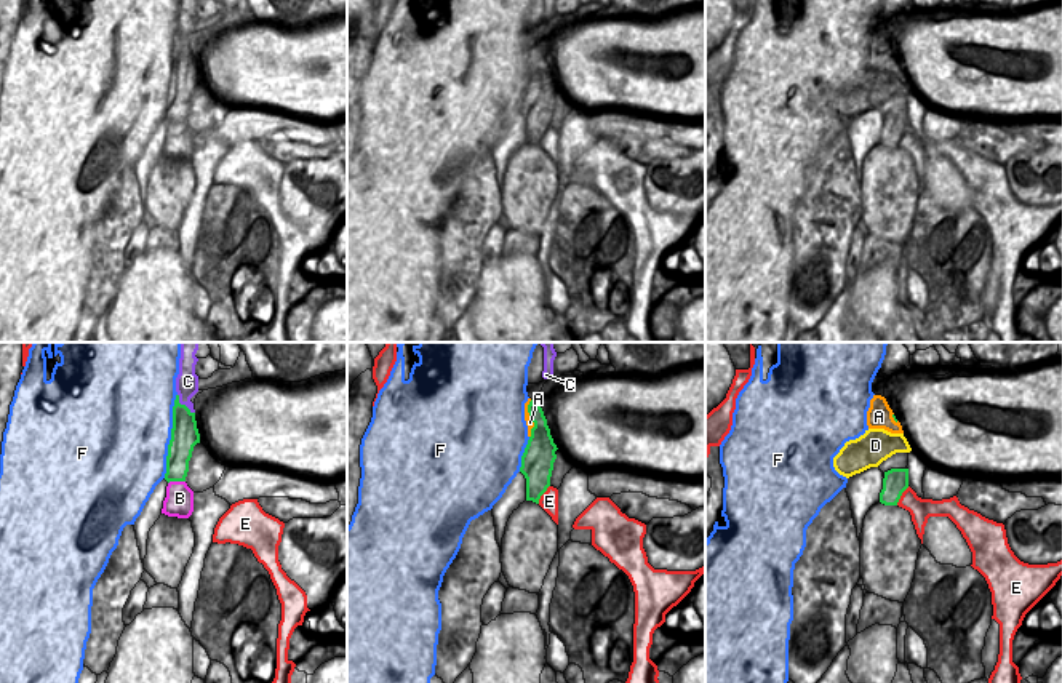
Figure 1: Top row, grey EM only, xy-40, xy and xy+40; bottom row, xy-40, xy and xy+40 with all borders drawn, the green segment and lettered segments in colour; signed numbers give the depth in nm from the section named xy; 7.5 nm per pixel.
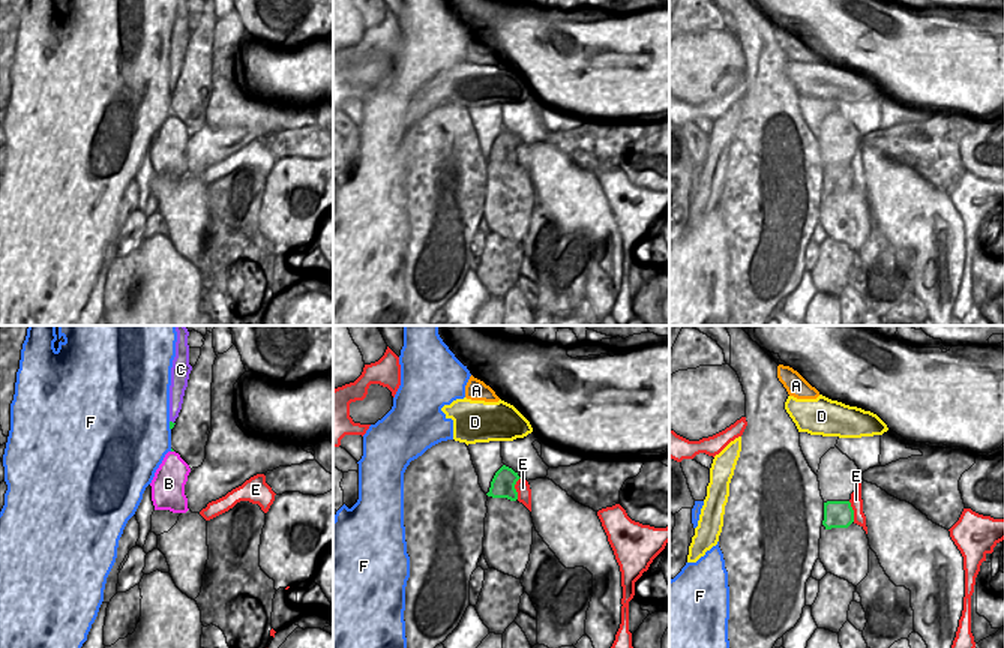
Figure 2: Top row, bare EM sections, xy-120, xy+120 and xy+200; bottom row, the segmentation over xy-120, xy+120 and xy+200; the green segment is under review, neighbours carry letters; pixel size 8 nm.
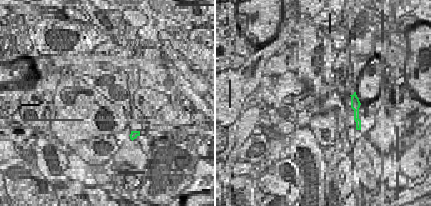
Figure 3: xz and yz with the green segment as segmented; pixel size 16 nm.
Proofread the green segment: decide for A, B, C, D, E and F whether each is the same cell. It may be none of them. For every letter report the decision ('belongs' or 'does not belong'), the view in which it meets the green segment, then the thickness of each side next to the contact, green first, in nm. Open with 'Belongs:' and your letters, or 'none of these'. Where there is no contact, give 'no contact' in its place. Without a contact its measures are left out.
Belongs: C
A: does not belong | xy | 220/50 nm
B: does not belong | xy-40 | 190/220 nm
C: belongs | xy-40 | 220/170 nm
D: does not belong | no contact
E: does not belong | xy+40 | 190/170 nm
F: does not belong | xy-40 | 220/480 nm

